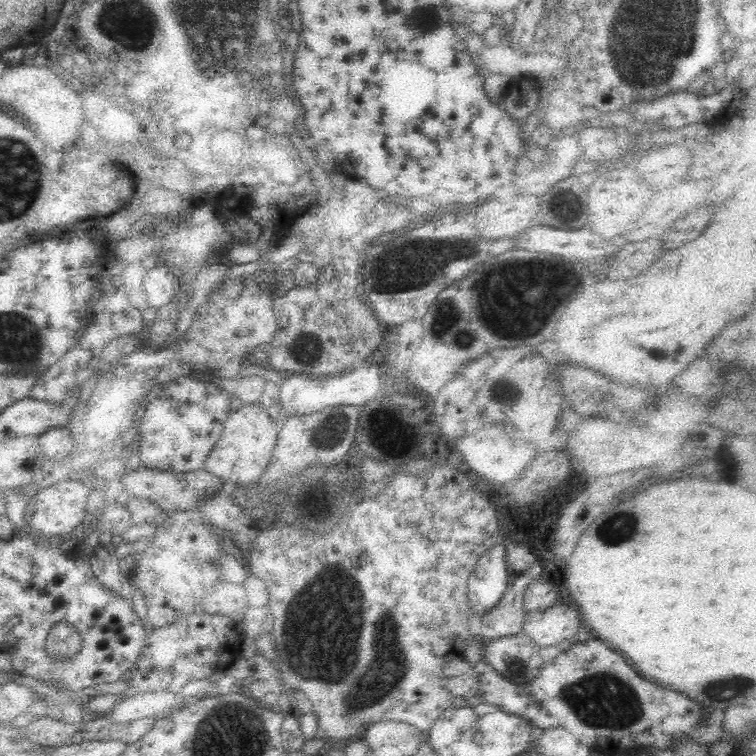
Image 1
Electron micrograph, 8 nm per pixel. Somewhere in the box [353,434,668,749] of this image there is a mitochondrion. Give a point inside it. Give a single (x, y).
(597, 699)

